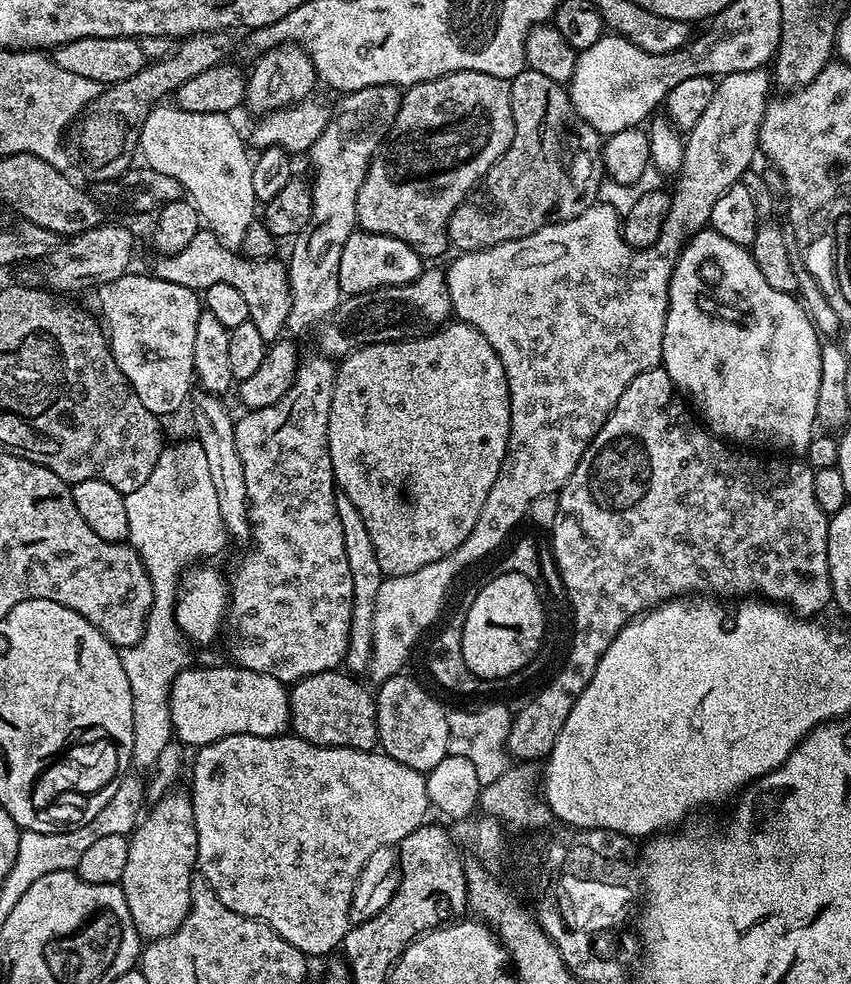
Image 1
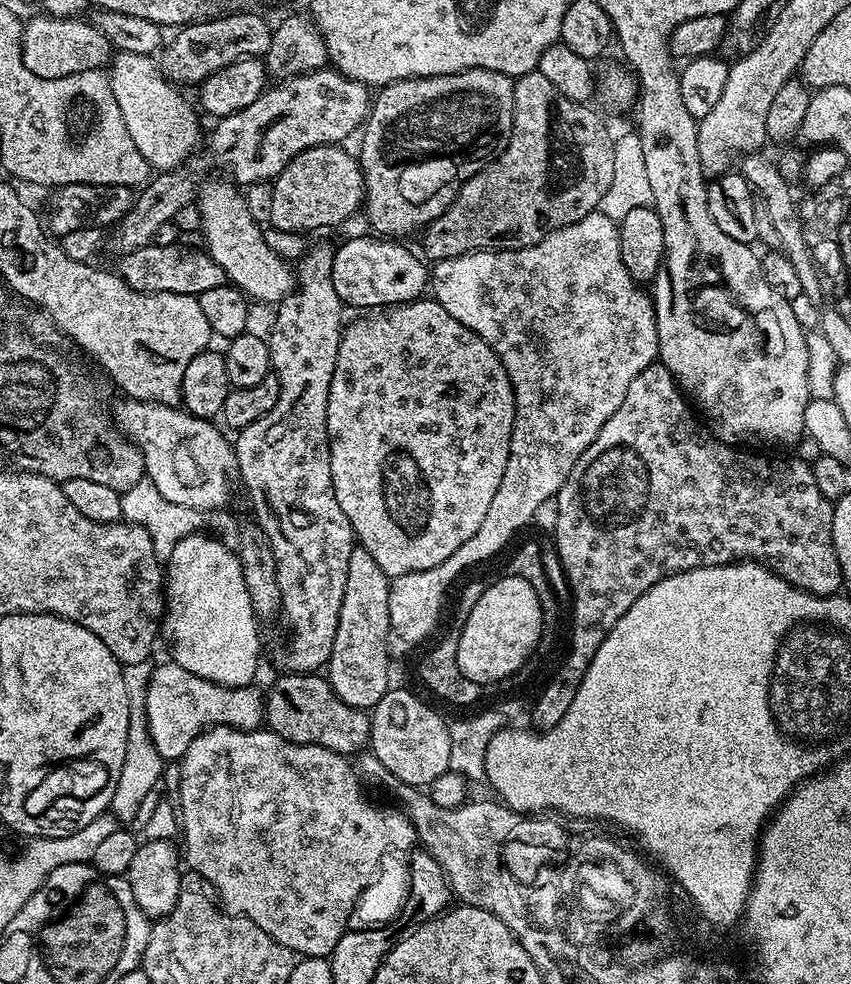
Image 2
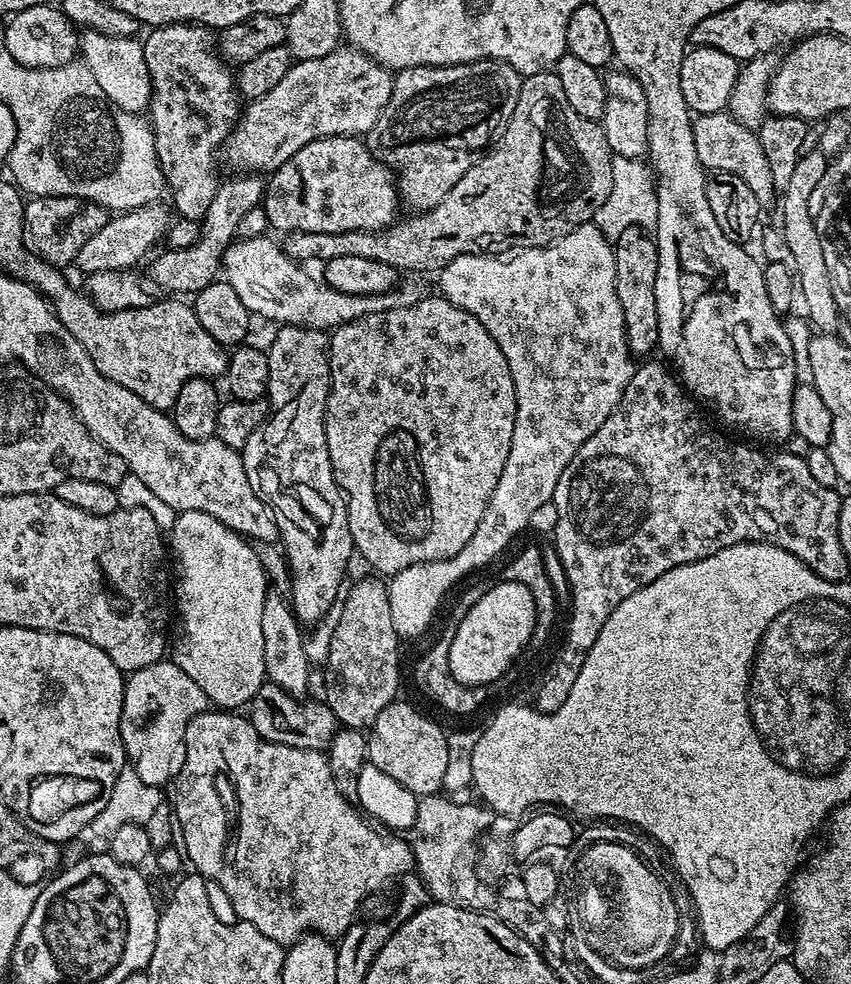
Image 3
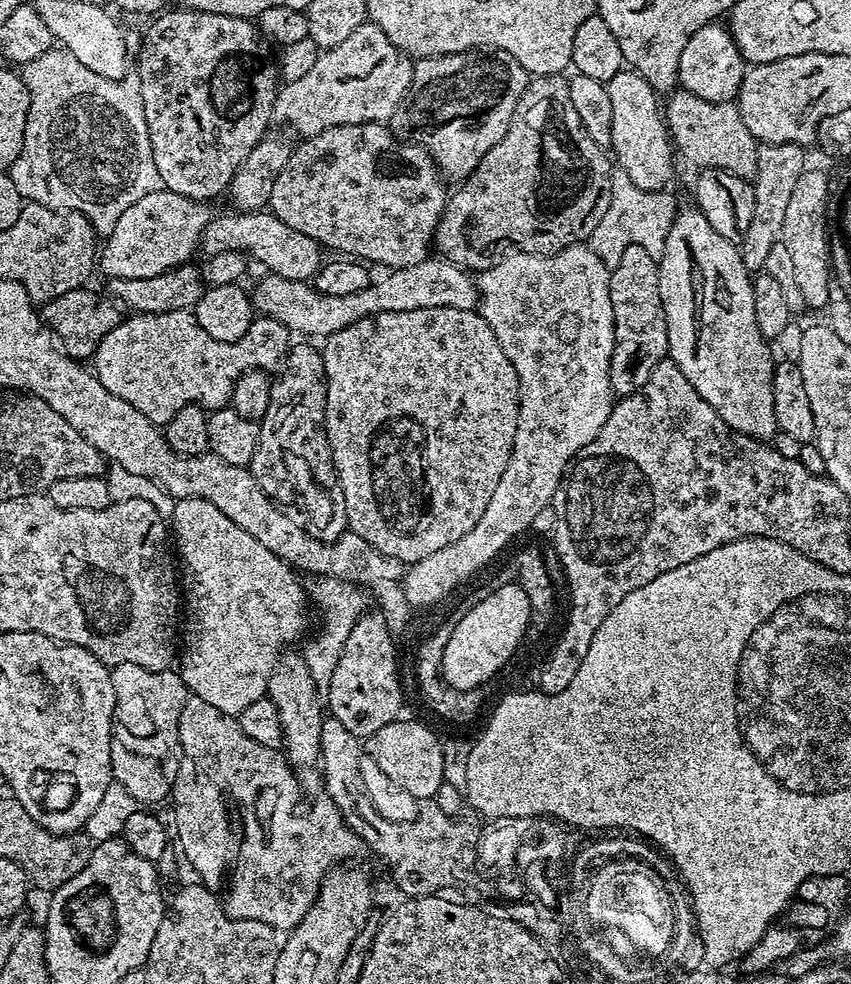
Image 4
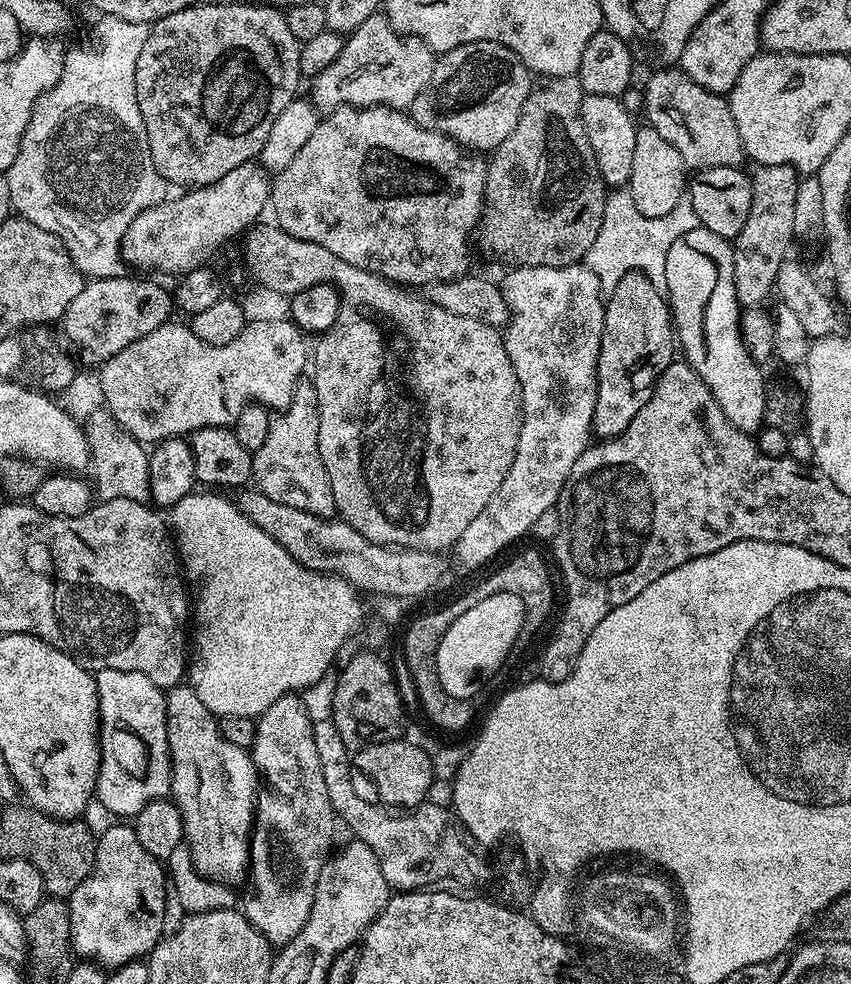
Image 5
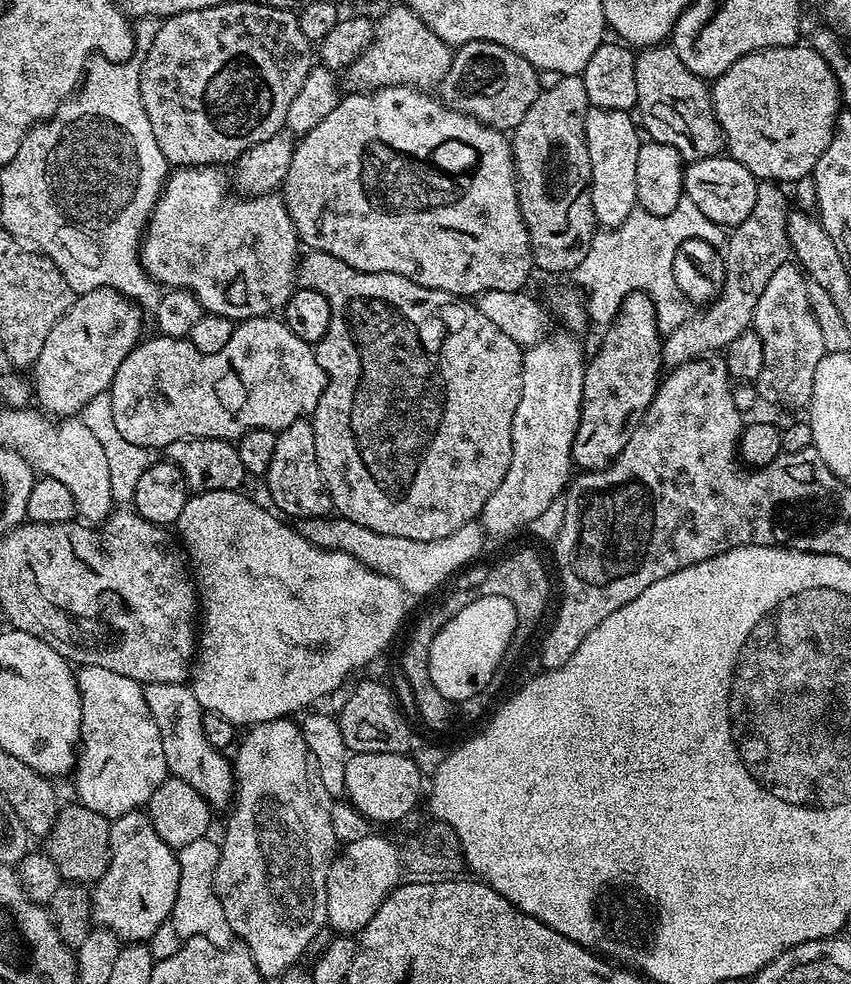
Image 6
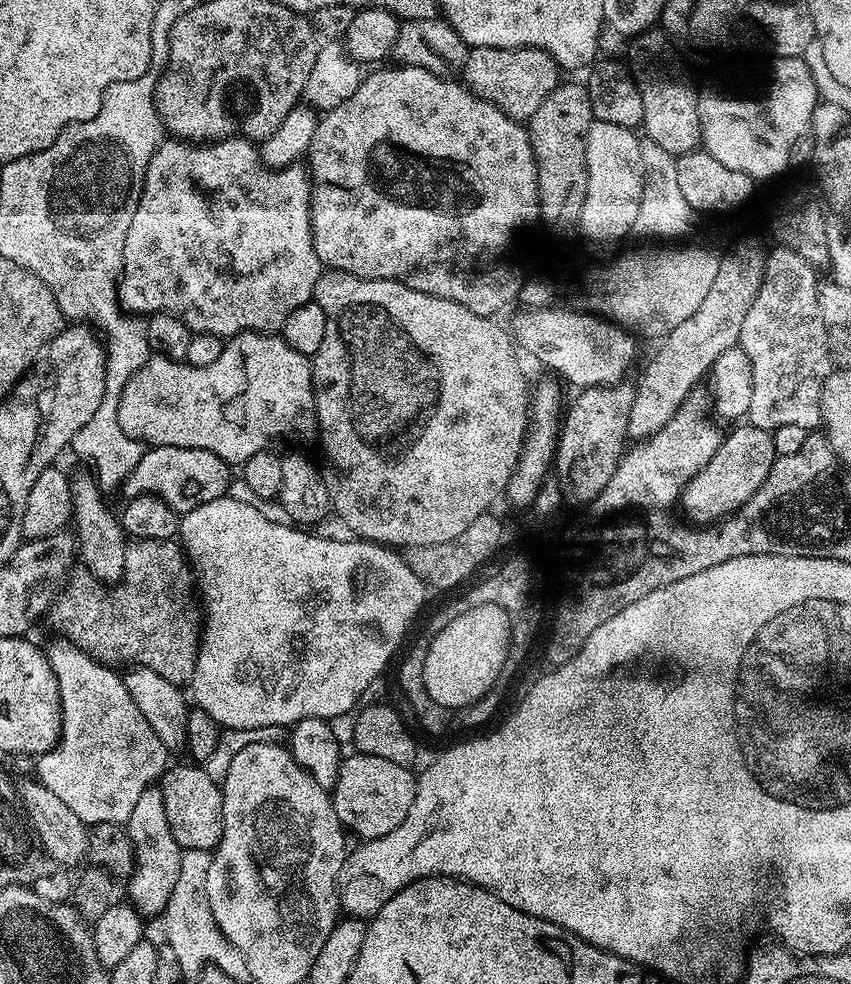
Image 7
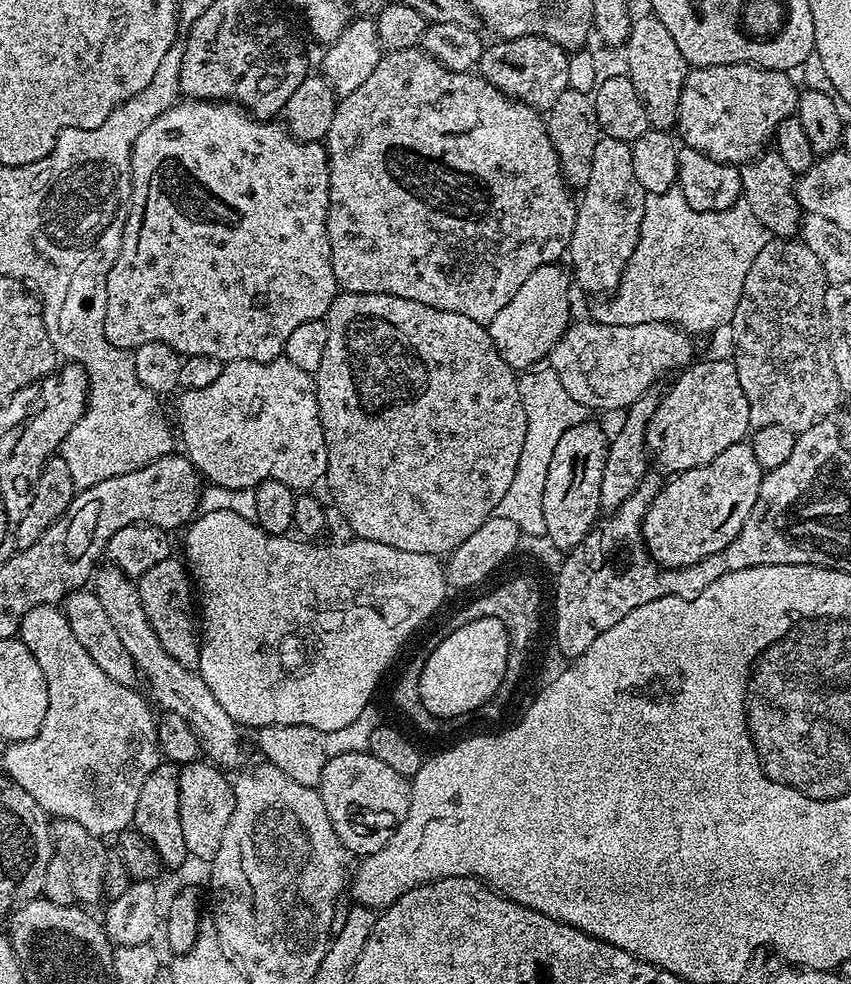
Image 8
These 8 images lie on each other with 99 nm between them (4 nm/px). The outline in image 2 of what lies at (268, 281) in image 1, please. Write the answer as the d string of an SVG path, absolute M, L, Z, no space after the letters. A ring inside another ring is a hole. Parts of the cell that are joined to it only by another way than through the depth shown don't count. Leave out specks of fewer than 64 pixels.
M149 244L121 257L118 263L118 275L139 292L169 292L199 298L206 290L214 290L214 286L223 284L226 280L218 262L212 260L204 250L183 253L174 246Z

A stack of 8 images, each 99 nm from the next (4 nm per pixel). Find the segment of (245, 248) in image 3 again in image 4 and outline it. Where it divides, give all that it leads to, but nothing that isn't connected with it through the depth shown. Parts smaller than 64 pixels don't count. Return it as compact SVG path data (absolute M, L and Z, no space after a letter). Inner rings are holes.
M429 258L414 266L393 268L383 274L385 276L381 280L373 279L355 294L341 296L324 296L316 291L311 283L304 280L291 280L268 274L260 284L258 308L263 315L278 321L281 326L288 329L289 333L301 332L304 335L301 337L304 338L327 338L362 318L383 312L477 307L478 297L473 277L451 260Z

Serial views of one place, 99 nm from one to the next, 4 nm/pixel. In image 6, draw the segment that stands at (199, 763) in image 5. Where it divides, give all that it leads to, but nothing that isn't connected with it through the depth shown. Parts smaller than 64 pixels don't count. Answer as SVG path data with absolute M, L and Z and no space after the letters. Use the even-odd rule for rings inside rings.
M174 682L145 684L144 697L162 734L162 754L166 754L169 773L182 778L182 782L190 782L213 809L227 809L234 799L234 768L225 753L206 742L206 733L202 731L205 711L198 698L194 698L191 687L187 683Z

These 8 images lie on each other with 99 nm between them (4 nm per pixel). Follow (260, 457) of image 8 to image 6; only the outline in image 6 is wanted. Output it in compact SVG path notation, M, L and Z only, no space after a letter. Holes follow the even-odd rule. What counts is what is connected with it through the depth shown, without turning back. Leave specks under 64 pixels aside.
M275 315L239 321L232 329L230 342L226 342L226 346L222 346L222 350L218 350L218 354L202 354L186 338L159 334L153 336L153 340L141 339L136 348L130 350L130 354L126 354L122 366L118 366L118 374L114 374L110 389L110 399L114 410L114 426L118 426L118 434L122 434L122 438L126 438L126 442L134 442L134 446L139 448L167 450L170 442L178 442L186 438L218 438L219 440L236 442L247 432L254 431L255 428L267 428L270 432L279 433L305 414L315 412L324 393L324 387L328 385L328 379L322 366L318 366L315 347L307 344L302 338L298 338L298 334L294 334L294 330L290 330L290 326L286 326L283 319L277 318Z

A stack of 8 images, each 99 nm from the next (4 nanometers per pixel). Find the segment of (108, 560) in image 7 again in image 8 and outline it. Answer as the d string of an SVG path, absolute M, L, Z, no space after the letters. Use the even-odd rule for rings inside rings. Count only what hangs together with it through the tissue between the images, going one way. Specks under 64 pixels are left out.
M108 562L105 565L105 568L104 565L97 567L92 573L91 587L98 602L102 602L102 610L106 610L122 646L126 646L126 654L130 654L137 673L148 683L153 696L151 699L156 699L163 711L178 714L190 722L194 734L198 734L200 739L203 755L211 763L224 770L234 767L240 760L241 732L234 718L222 710L218 698L214 698L214 693L210 686L206 686L199 671L182 666L182 662L174 662L174 658L166 654L162 642L158 642L158 634L154 634L154 626L150 626L150 618L146 618L139 587L115 564Z

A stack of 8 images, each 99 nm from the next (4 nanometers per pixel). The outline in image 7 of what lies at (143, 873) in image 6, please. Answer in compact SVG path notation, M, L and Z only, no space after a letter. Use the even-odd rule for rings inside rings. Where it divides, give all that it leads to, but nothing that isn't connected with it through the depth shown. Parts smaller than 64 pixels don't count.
M153 786L142 790L134 806L134 814L130 814L126 827L136 851L136 868L126 880L129 896L127 899L141 916L159 917L166 902L170 902L170 894L174 894L174 886L178 883L178 870L182 866L182 850L178 842L174 842L174 834L170 834L170 822L166 818L166 806L162 803L160 787Z

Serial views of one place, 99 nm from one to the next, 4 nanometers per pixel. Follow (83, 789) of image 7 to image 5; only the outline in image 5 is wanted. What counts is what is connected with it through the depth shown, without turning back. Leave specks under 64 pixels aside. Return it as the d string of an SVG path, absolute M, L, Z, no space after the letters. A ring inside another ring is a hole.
M102 670L95 673L96 689L98 690L98 702L100 703L100 773L96 779L95 799L102 802L102 806L106 806L106 810L110 810L118 818L135 818L142 806L146 806L155 800L163 800L172 791L172 755L170 754L170 746L166 738L166 702L168 697L165 689L154 686L154 682L150 682L150 678L146 678L146 674L138 674L134 670Z

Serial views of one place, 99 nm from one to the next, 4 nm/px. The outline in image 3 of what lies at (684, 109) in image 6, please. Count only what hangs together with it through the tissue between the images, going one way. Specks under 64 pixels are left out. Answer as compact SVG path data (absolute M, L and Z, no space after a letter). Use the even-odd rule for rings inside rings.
M725 110L696 116L692 121L692 130L694 150L698 150L698 162L702 162L705 170L709 173L729 172L734 174L734 178L742 178L742 182L754 190L754 198L758 198L761 209L768 210L772 203L777 203L778 189L770 175L770 166L766 163L766 153L762 151L760 137L753 129L746 127Z

